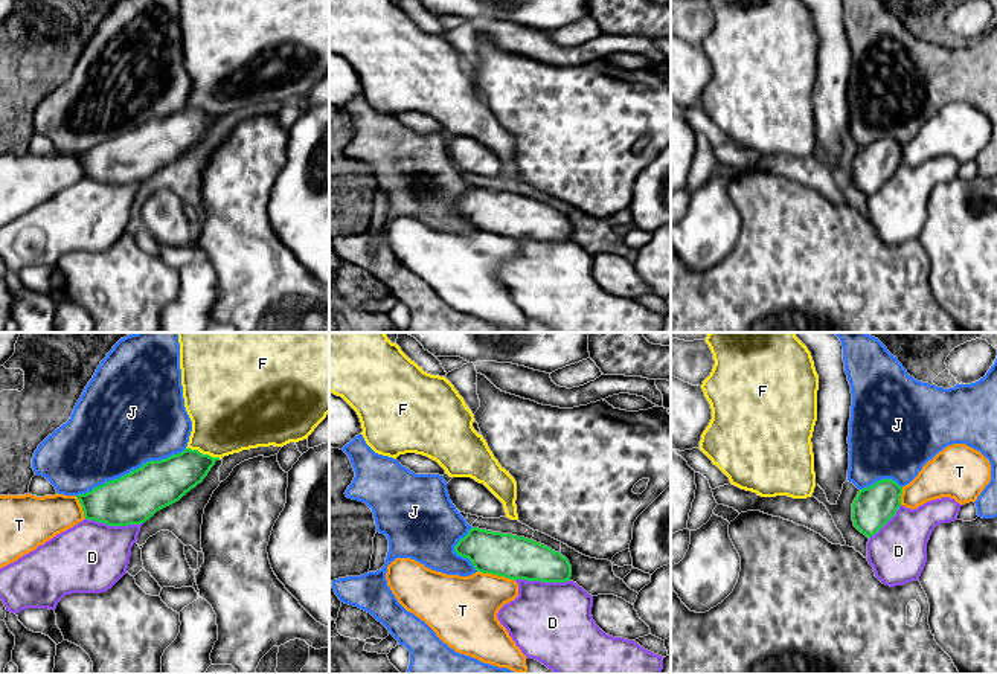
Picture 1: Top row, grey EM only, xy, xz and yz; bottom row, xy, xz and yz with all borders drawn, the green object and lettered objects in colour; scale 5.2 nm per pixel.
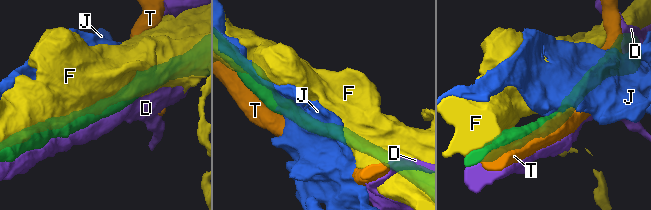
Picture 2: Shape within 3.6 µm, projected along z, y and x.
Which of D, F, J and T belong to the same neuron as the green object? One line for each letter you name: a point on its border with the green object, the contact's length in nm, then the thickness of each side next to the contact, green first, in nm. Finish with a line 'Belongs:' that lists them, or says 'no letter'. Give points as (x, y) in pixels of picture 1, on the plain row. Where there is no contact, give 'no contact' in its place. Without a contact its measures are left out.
D: contact xy (115, 183); length 300 nm; calibres 260 and 380 nm
Belongs: D

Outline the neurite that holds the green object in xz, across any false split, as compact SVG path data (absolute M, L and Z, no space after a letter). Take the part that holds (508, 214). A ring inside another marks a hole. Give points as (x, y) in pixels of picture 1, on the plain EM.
M471 186L457 200L454 210L468 217L477 230L505 235L518 242L518 255L498 268L497 278L527 317L541 320L555 332L662 332L665 316L634 299L605 293L596 284L591 274L593 255L570 238L572 224L559 210L524 195L479 186Z

